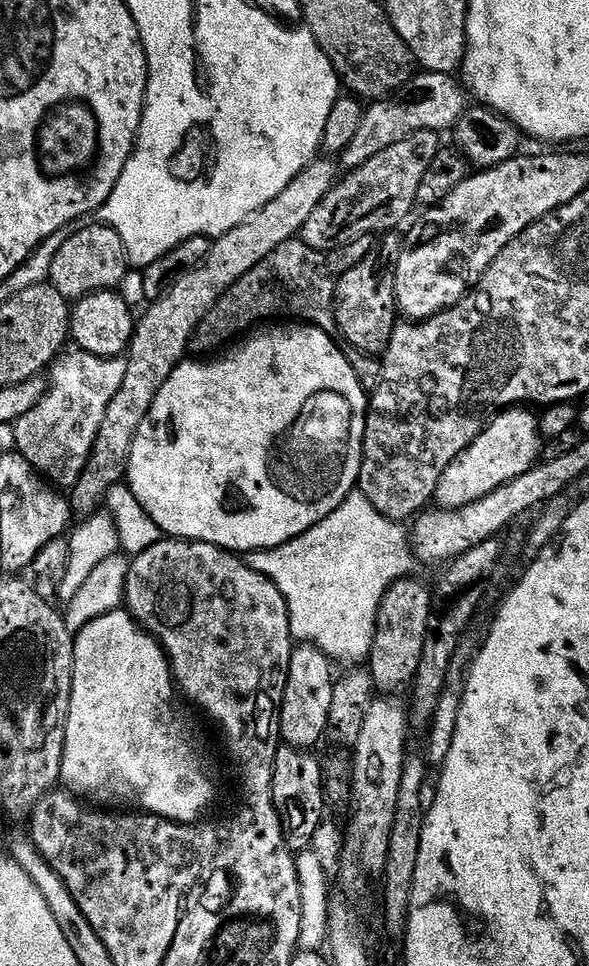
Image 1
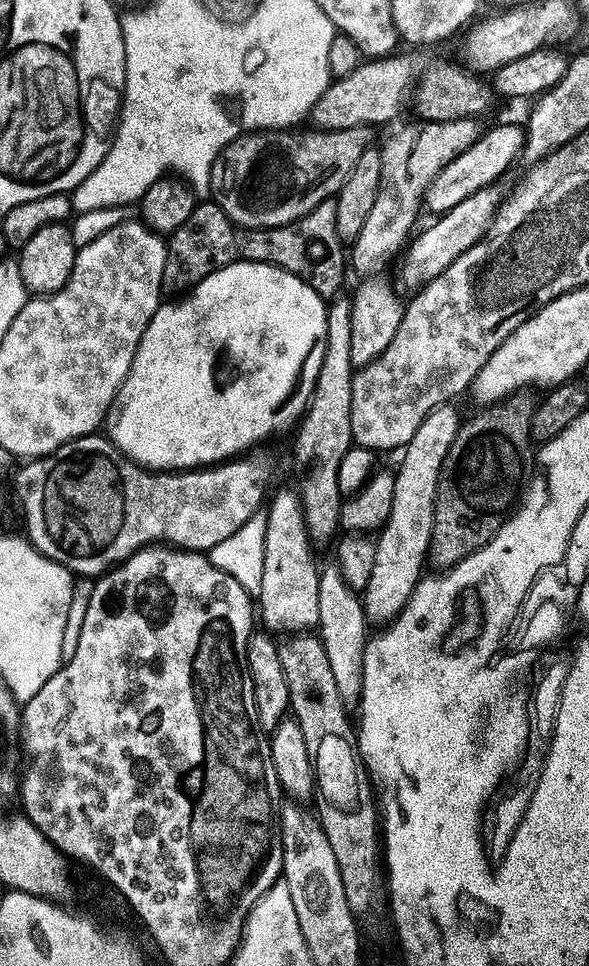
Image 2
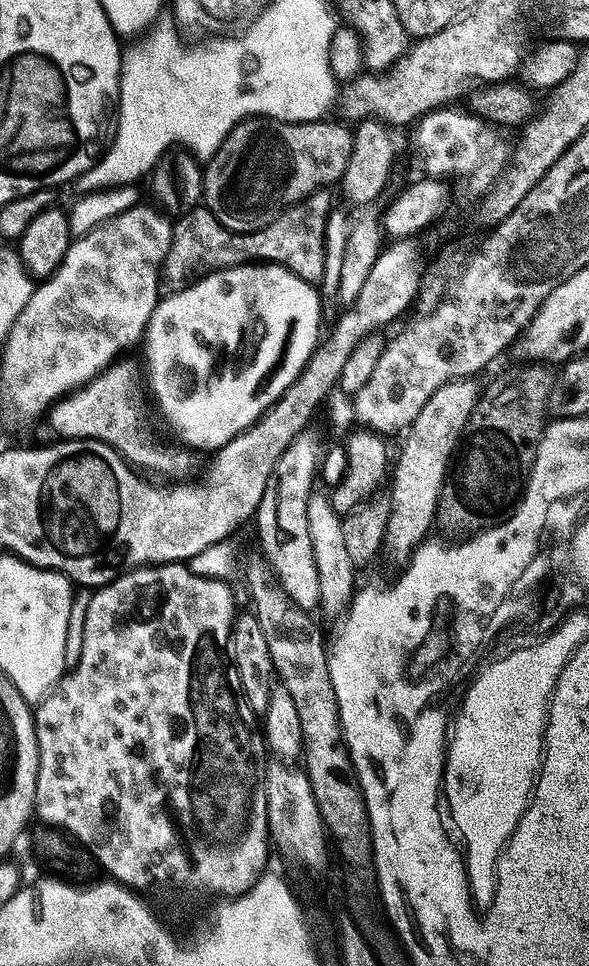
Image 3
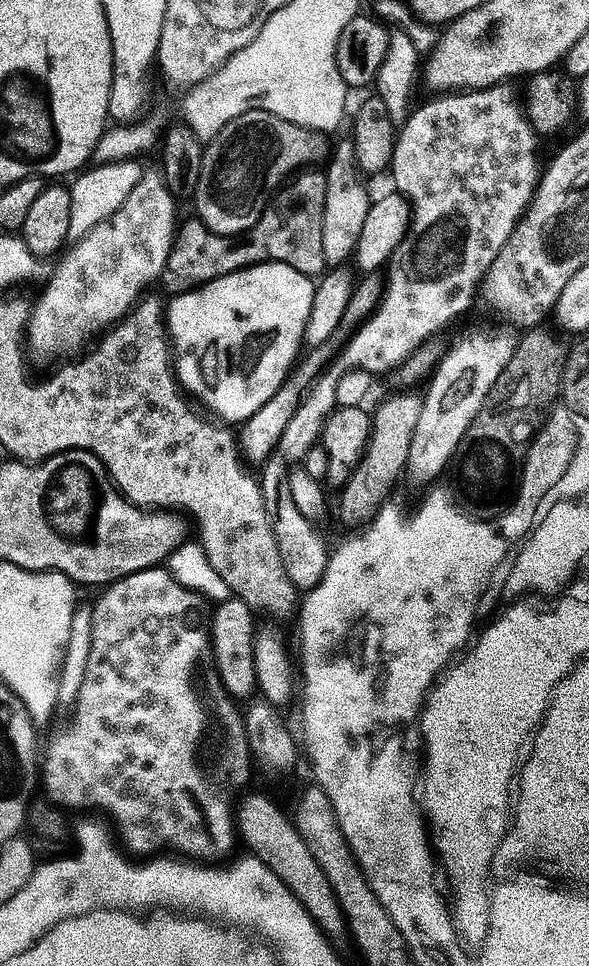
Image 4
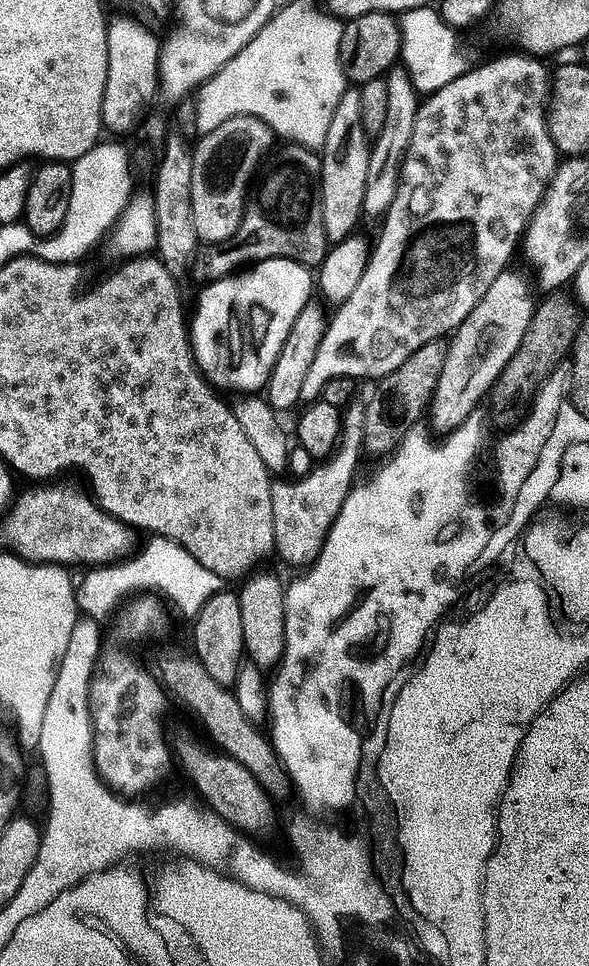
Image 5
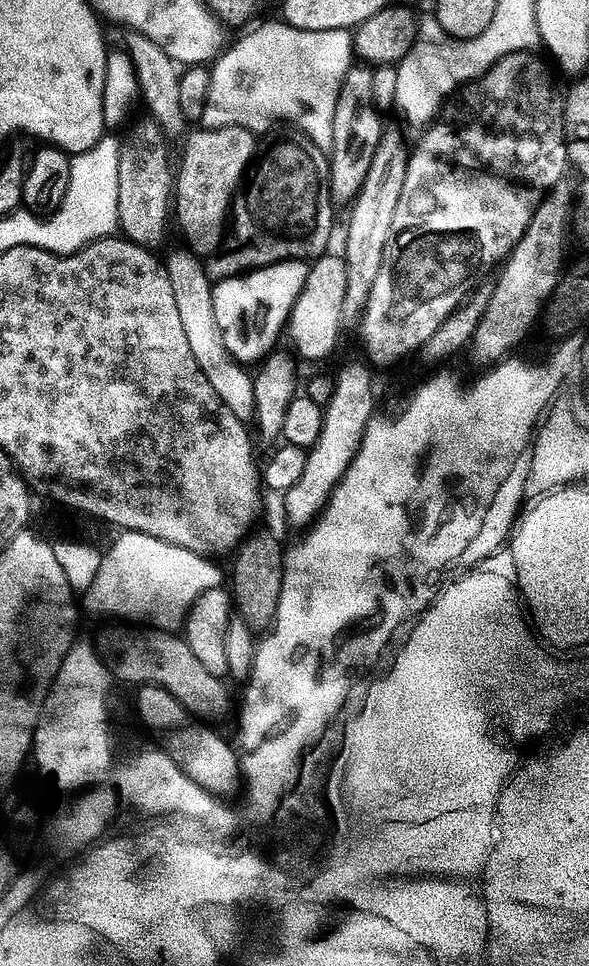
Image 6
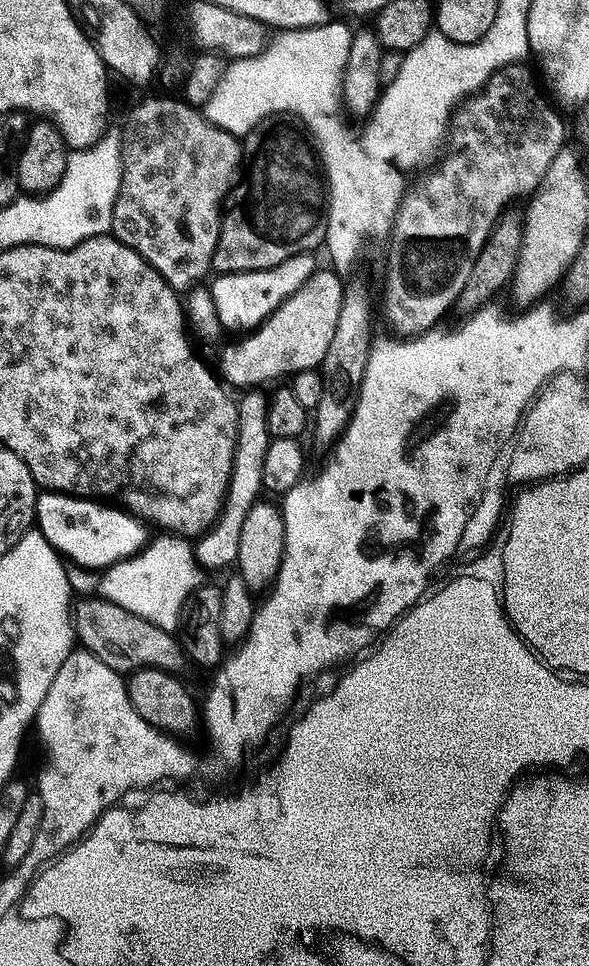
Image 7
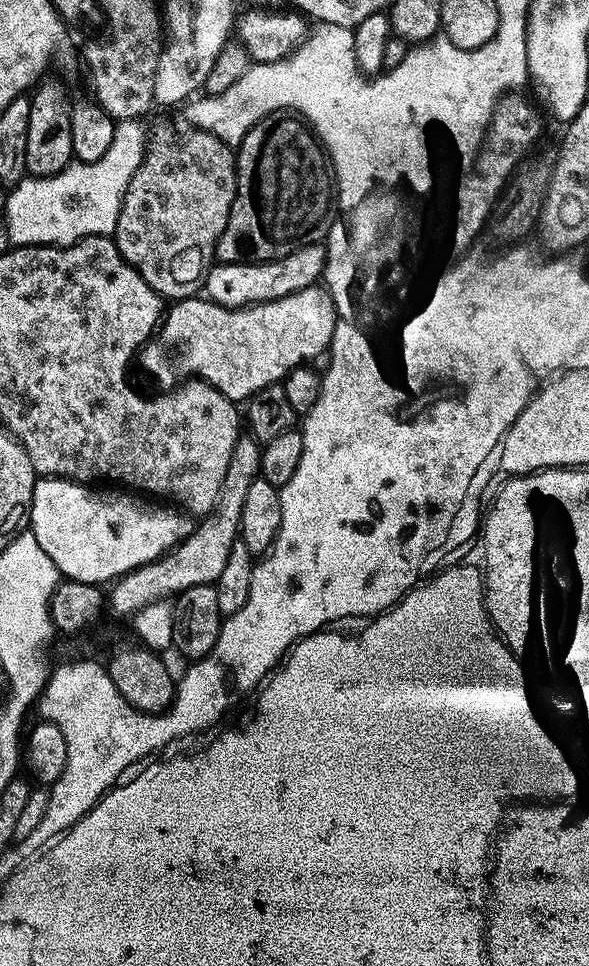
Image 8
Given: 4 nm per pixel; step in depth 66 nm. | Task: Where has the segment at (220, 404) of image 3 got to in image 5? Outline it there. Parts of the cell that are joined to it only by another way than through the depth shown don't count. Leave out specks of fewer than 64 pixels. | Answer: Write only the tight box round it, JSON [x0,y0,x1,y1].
[190,260,314,394]

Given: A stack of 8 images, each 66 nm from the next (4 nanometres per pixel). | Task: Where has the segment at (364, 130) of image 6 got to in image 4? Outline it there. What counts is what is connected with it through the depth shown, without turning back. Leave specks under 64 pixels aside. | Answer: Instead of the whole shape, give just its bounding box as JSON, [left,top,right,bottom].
[322,138,373,270]

